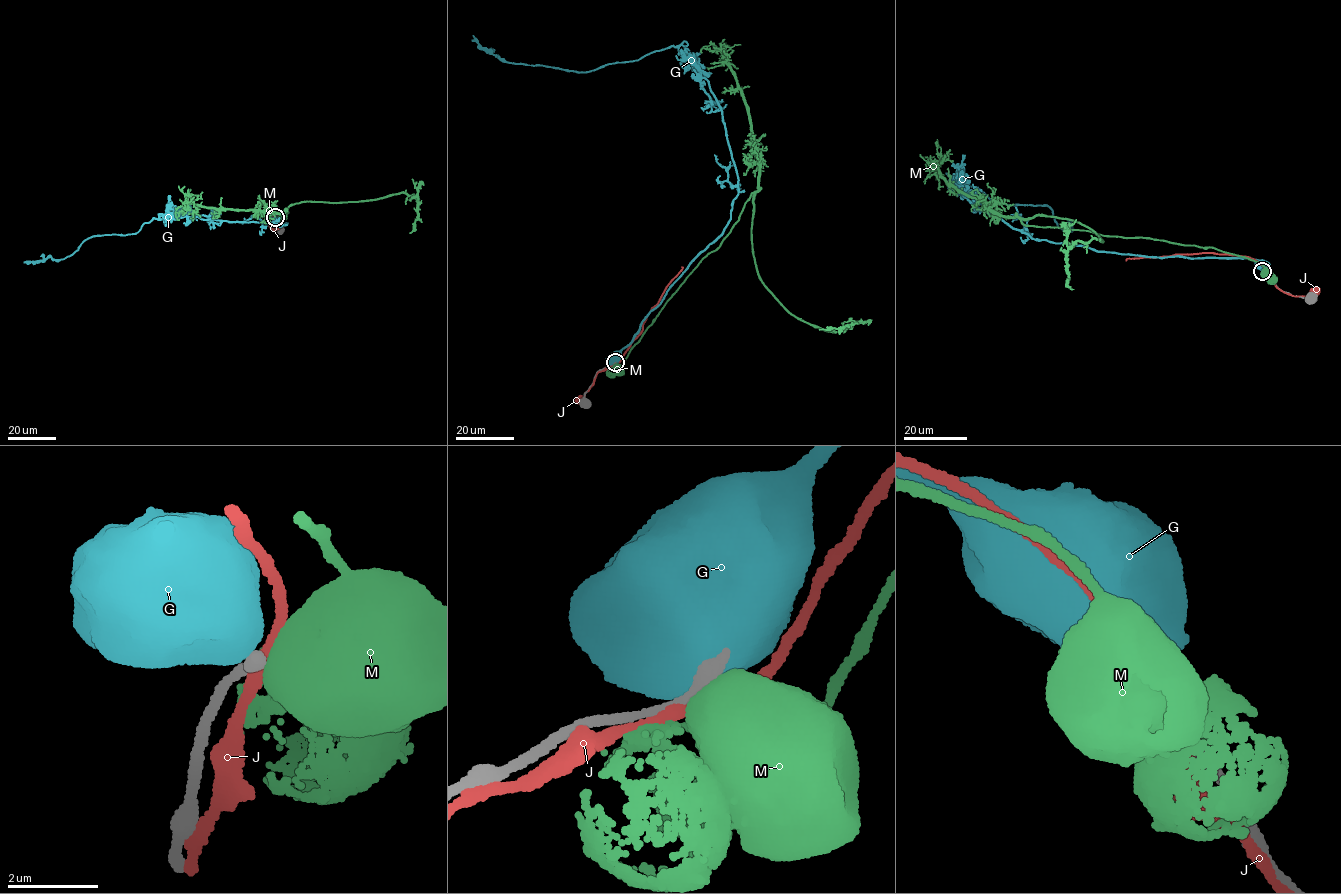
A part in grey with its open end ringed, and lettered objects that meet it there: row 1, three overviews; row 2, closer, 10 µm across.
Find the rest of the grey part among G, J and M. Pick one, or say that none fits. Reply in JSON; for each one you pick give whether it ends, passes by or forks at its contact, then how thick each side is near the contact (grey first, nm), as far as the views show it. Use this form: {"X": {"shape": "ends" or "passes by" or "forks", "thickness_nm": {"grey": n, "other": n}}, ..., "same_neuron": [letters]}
{"same_neuron": []}

